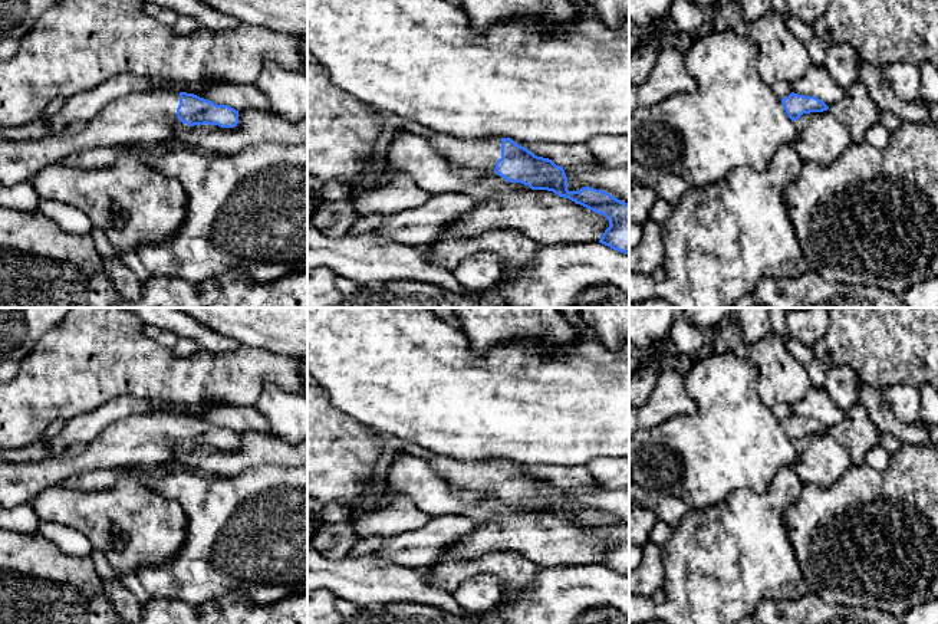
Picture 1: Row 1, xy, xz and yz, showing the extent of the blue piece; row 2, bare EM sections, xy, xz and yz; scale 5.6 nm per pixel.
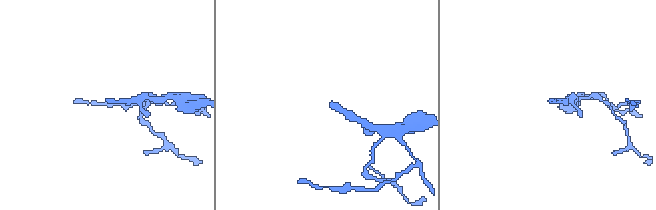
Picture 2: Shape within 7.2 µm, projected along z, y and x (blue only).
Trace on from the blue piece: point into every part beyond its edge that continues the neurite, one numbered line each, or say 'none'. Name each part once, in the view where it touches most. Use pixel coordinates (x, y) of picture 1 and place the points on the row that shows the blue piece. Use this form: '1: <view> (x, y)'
1: xy (138, 118)

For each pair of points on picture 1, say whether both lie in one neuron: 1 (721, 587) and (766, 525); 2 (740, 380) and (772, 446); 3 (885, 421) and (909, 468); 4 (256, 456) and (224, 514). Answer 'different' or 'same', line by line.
1: same
2: same
3: different
4: different

